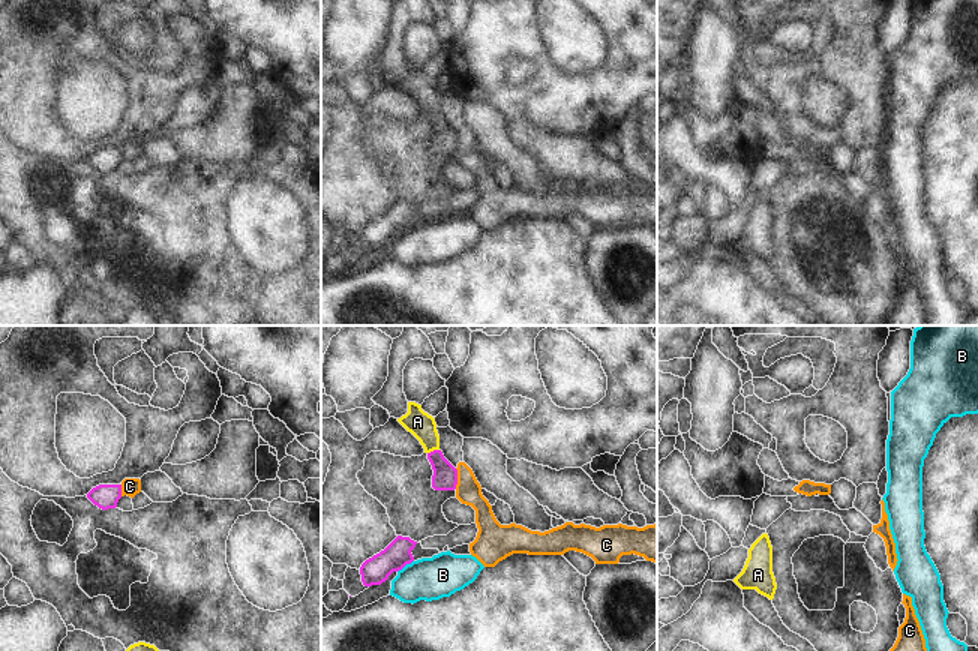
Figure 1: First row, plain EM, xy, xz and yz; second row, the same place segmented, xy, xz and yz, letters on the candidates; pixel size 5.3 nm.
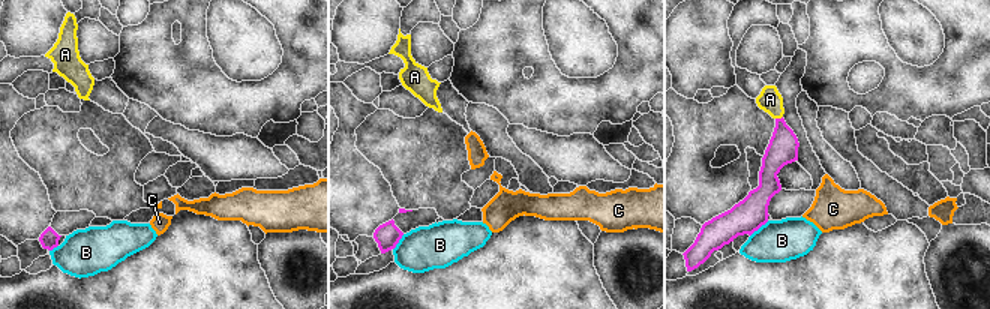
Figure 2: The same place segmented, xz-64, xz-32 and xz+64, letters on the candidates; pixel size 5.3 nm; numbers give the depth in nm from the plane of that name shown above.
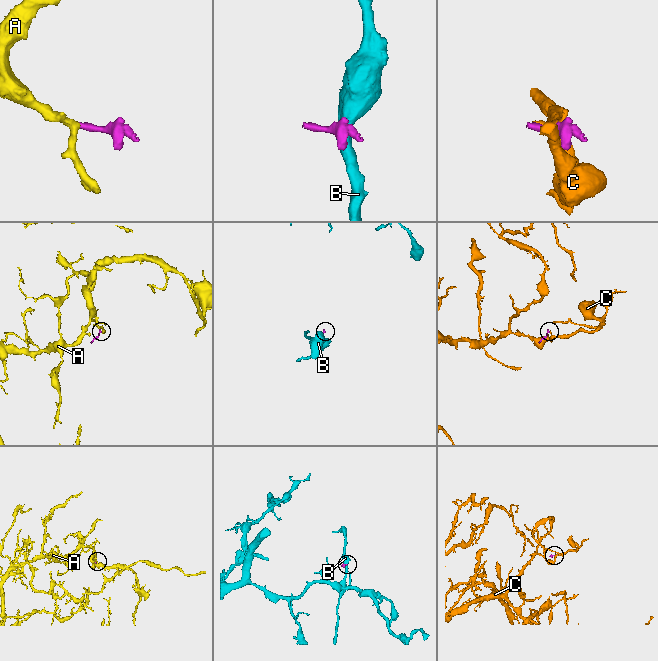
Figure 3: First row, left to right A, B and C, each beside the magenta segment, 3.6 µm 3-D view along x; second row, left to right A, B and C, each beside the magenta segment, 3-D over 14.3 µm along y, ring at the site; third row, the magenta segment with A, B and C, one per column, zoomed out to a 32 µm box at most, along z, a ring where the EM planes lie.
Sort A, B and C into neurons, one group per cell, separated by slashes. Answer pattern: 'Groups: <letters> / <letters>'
Groups: A / B / C

